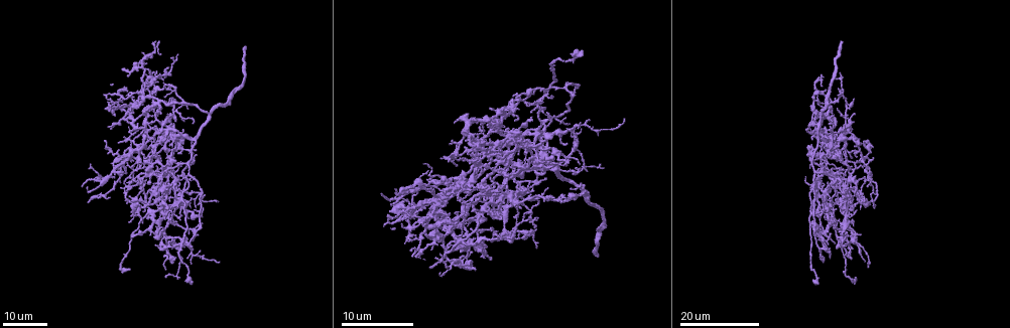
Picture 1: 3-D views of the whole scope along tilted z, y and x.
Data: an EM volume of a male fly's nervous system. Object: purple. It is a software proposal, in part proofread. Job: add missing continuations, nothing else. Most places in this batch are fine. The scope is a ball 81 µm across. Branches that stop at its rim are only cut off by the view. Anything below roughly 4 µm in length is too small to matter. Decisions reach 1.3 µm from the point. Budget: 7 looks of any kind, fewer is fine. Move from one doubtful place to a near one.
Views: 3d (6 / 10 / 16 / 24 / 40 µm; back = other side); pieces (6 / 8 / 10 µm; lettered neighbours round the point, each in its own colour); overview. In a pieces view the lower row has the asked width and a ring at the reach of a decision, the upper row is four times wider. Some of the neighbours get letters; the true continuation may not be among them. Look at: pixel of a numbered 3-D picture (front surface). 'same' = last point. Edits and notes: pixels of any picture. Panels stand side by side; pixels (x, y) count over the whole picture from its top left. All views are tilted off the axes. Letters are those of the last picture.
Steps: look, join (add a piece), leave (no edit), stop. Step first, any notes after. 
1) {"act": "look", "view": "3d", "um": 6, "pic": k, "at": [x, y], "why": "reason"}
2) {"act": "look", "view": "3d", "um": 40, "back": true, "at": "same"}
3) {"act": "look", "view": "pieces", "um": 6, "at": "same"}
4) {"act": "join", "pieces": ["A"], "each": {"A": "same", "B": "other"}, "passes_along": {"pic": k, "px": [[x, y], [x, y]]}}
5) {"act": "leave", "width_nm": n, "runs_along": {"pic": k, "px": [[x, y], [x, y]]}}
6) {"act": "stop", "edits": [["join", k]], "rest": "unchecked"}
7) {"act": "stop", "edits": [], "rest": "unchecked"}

{"act": "look", "view": "3d", "um": 16, "pic": 1, "at": [156, 245], "why": "tapers out"}

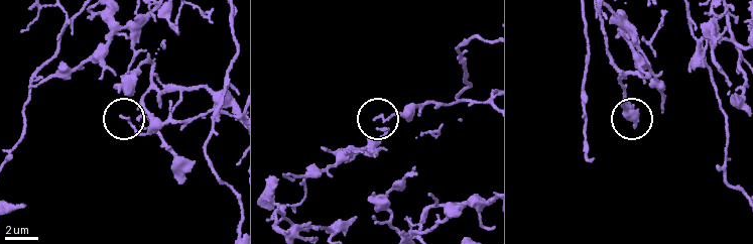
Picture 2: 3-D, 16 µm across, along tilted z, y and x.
{"act": "look", "view": "pieces", "um": 6, "pic": 2, "at": [374, 120]}

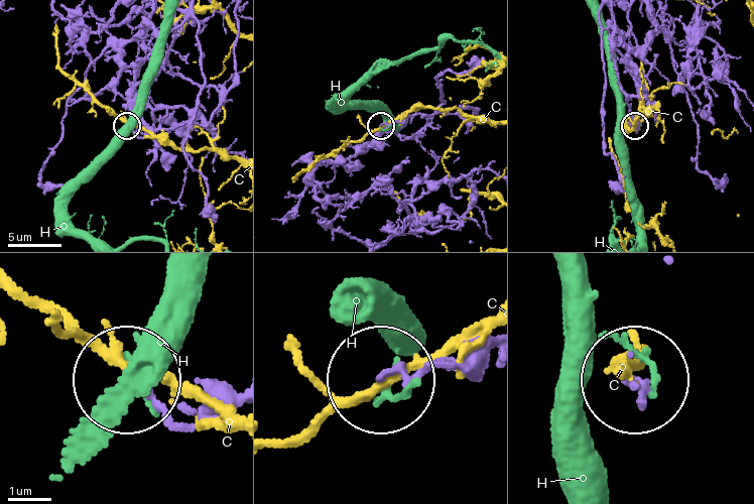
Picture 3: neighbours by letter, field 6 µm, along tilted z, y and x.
{"act": "leave", "each": {"C": "other", "H": "other"}, "found": "no lettered piece goes on from it"}

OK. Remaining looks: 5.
{"act": "look", "view": "3d", "um": 16, "pic": 1, "at": [155, 236], "why": "branch stops here"}

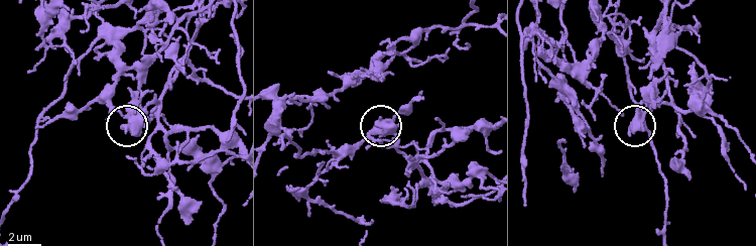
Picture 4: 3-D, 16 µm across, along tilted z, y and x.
{"act": "look", "view": "pieces", "um": 6, "pic": 4, "at": [381, 120]}

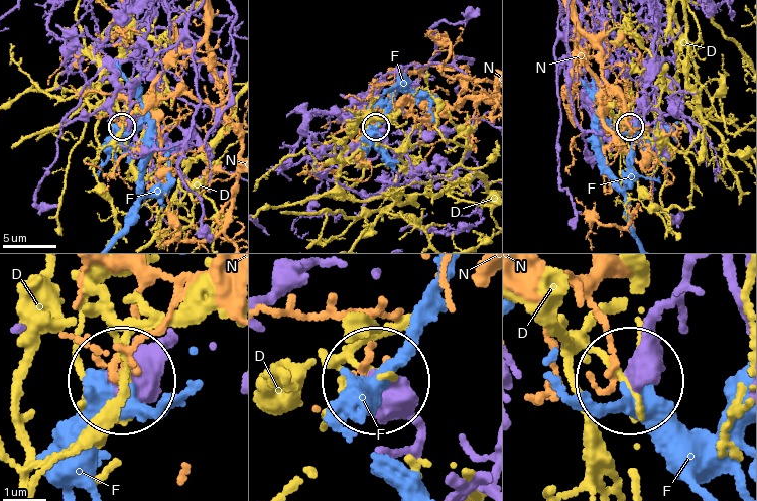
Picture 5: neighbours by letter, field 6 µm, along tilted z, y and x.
{"act": "leave", "width_nm": 450, "each": {"D": "other", "F": "other", "N": "other"}, "runs_along": {"pic": 5, "px": [[424, 453], [417, 427], [377, 388]]}, "found": "none of them fits"}

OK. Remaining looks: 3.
{"act": "look", "view": "3d", "um": 16, "pic": 1, "at": [529, 118], "why": "tapers out"}

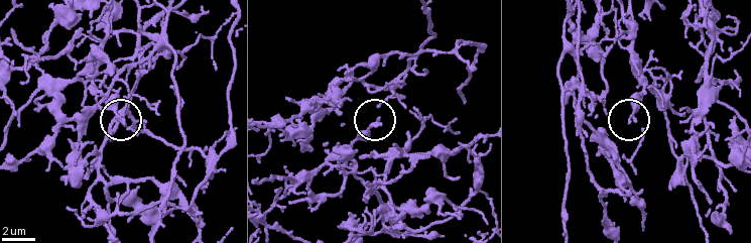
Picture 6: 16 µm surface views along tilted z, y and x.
{"act": "look", "view": "pieces", "um": 10, "pic": 6, "at": [378, 119]}

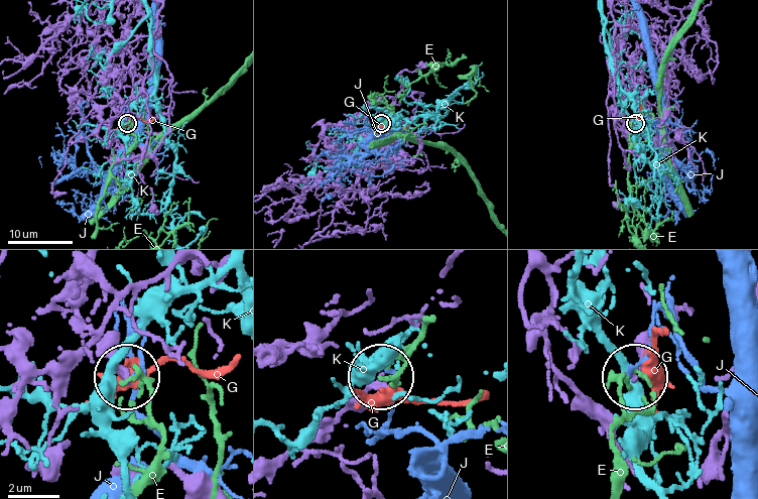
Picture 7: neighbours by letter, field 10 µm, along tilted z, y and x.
{"act": "leave", "each": {"E": "other", "G": "other", "J": "other", "K": "other"}, "runs_along": {"pic": 7, "px": [[145, 34], [127, 46], [130, 63], [114, 107], [126, 123]]}, "found": "none of them fits"}

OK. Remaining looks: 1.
{"act": "stop", "edits": [], "rest": "unchecked"}

